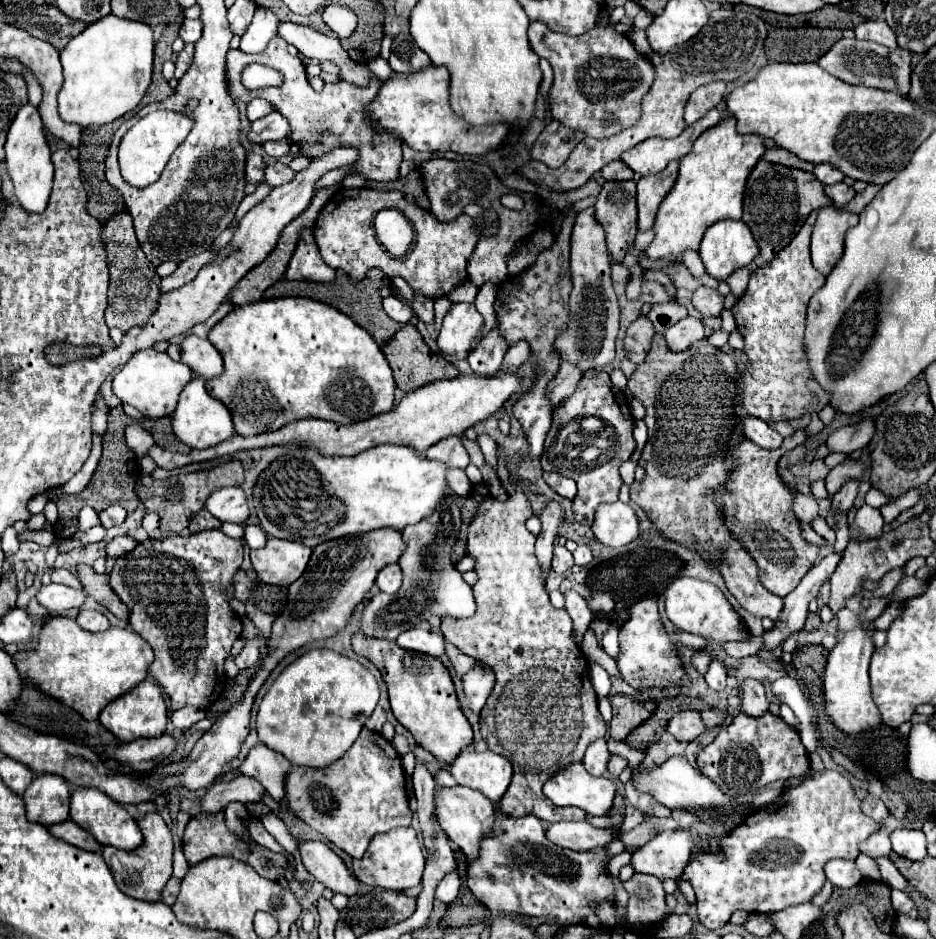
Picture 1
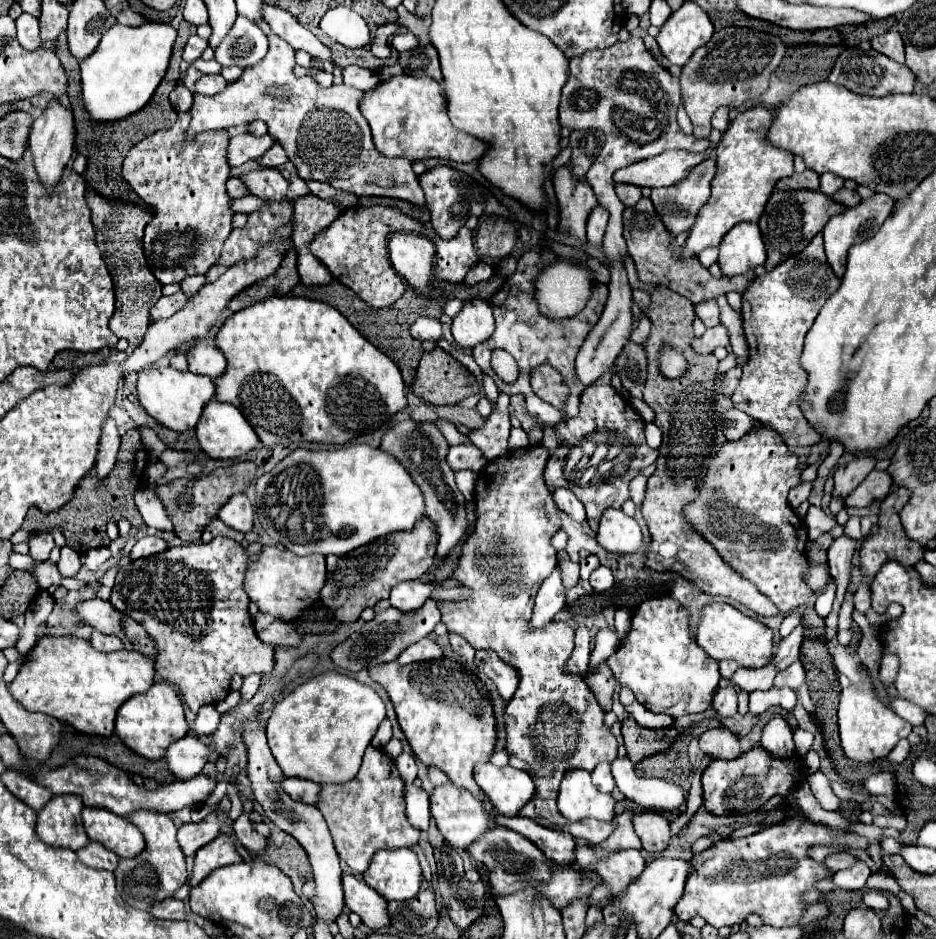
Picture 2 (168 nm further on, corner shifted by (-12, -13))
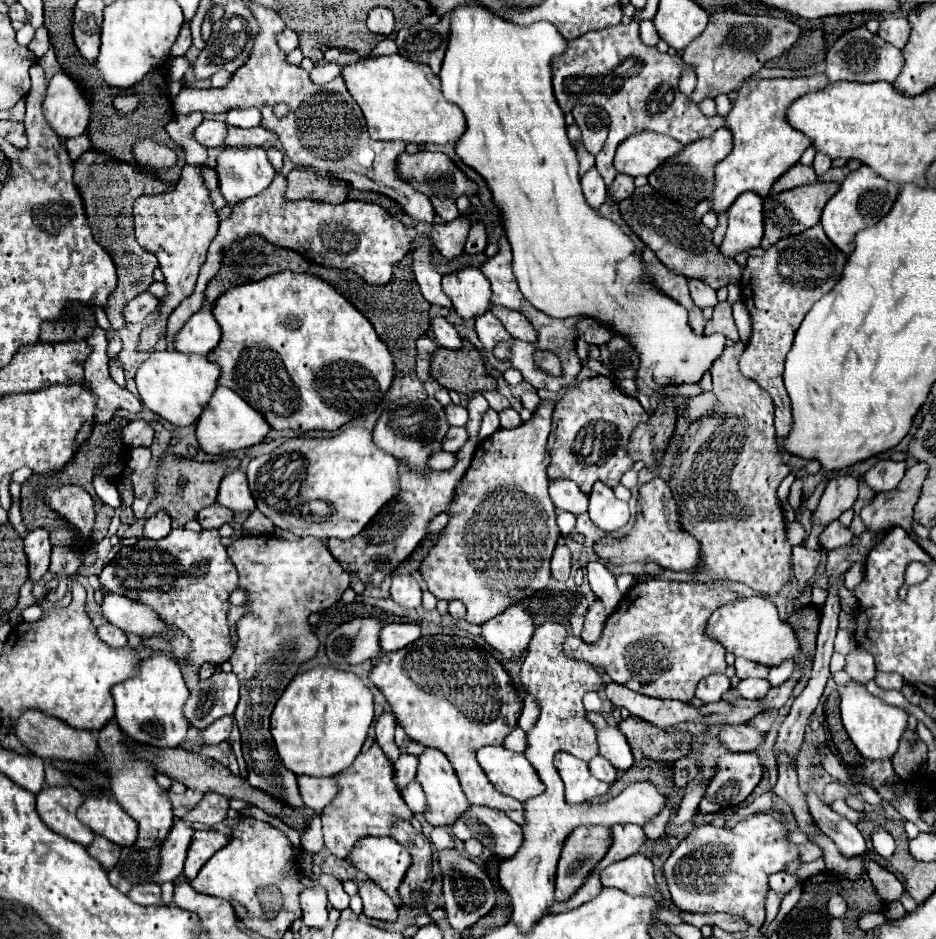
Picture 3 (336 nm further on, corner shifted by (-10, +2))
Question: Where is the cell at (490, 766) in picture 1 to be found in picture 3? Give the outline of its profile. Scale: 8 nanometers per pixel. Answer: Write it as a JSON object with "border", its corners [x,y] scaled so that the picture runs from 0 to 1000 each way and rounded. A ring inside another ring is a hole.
{"border":[[[517,794],[511,799],[511,812],[534,846],[560,854],[581,843],[579,831],[560,803],[536,794]]]}

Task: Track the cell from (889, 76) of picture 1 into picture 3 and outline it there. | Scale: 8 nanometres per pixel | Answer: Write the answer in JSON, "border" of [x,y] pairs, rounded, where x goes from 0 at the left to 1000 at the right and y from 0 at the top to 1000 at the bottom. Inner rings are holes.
{"border":[[[925,28],[900,36],[882,58],[882,79],[887,87],[953,87],[962,79],[964,68],[964,55],[947,43],[942,43],[938,36],[927,34]]]}

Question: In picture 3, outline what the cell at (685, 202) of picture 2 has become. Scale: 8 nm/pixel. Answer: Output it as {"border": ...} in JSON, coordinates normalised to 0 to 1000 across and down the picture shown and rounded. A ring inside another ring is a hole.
{"border":[[[771,134],[761,145],[746,147],[746,149],[733,153],[729,162],[724,162],[722,166],[718,166],[709,175],[705,175],[692,187],[692,192],[703,204],[714,209],[716,213],[722,213],[729,219],[741,222],[746,215],[759,211],[759,207],[763,202],[763,179],[769,170],[774,170],[778,166],[778,162],[782,162],[782,143],[776,134]]]}

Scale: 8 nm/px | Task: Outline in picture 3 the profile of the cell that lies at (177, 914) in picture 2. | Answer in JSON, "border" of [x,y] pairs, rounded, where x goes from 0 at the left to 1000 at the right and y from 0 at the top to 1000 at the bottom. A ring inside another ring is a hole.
{"border":[[[147,941],[135,954],[150,965],[162,965],[162,963],[171,963],[173,950],[169,941]]]}

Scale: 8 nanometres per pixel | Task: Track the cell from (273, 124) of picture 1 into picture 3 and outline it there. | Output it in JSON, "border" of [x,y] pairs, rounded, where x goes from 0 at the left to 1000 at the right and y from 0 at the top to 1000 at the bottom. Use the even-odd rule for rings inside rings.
{"border":[[[216,128],[207,138],[207,149],[218,158],[235,158],[241,147],[241,132],[233,128]]]}

